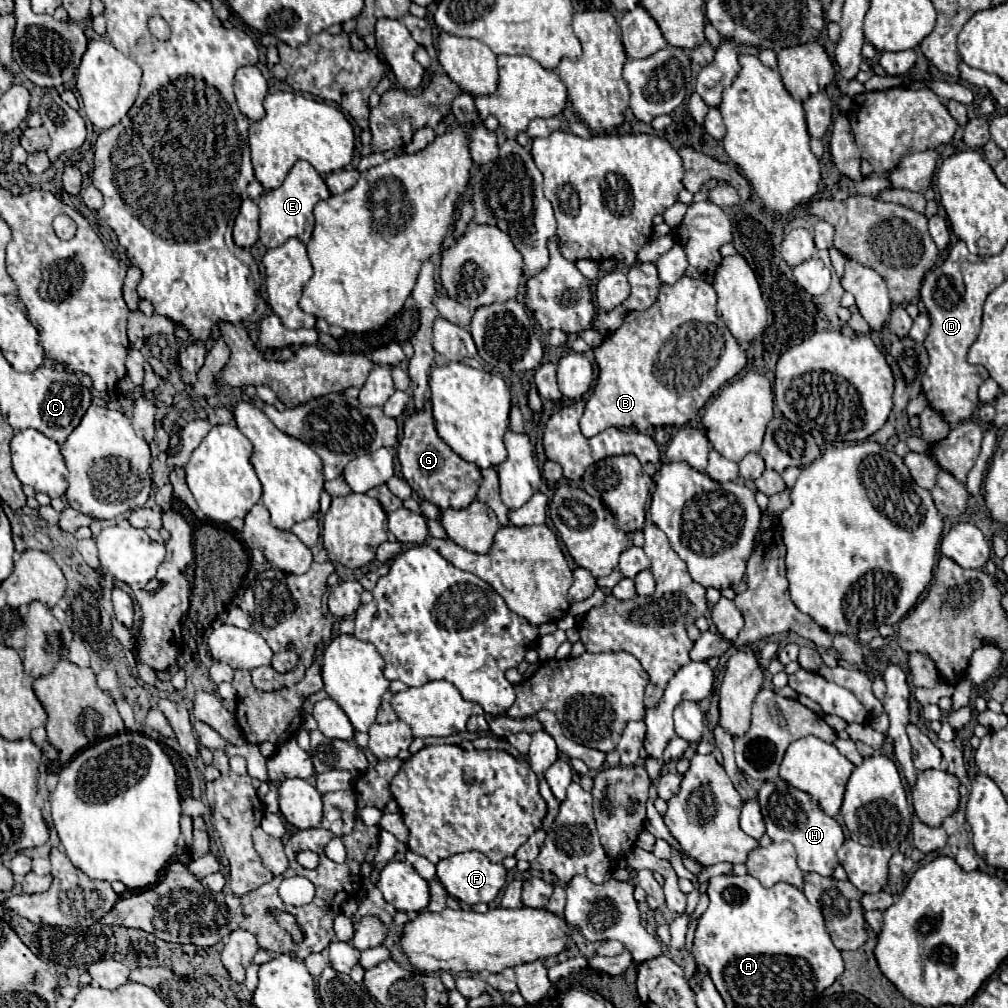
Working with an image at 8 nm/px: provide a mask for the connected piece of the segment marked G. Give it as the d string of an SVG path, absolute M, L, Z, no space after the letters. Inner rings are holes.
M429 403L405 421L405 433L397 447L397 457L401 461L403 477L407 479L411 489L421 499L431 501L439 509L463 509L475 499L475 493L481 485L481 471L477 465L457 457L457 453L437 435Z

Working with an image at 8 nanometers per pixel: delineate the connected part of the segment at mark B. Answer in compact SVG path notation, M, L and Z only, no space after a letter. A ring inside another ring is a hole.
M683 275L675 285L661 285L657 301L647 311L627 313L621 327L593 349L599 375L581 417L581 433L585 437L593 437L609 427L645 433L649 427L681 427L689 423L699 409L747 365L745 351L741 351L735 337L727 331L727 327L723 327L723 321L715 313L715 303L717 295L713 285Z

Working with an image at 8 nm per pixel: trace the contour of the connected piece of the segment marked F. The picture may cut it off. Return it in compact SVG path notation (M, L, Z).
M477 851L457 853L437 863L437 879L443 883L449 895L453 895L455 899L467 905L491 903L501 891L501 887L505 885L505 877L507 877L507 871L501 863L491 863L483 853L477 853Z

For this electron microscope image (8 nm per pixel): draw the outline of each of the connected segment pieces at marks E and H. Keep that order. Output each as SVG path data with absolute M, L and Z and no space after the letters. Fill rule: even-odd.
M297 161L291 167L289 175L285 177L283 185L263 193L261 199L259 199L259 209L261 209L259 239L261 239L261 243L265 247L279 247L291 237L297 237L303 243L307 243L309 237L311 237L313 225L315 225L313 207L315 207L317 201L327 199L327 197L331 197L331 191L325 185L323 177L315 171L315 167L311 163L307 163L307 161Z
M783 779L765 781L765 785L759 789L759 805L765 817L767 835L773 841L791 841L797 851L797 863L805 873L819 873L831 877L835 867L839 865L837 851L843 845L843 829L841 825L823 813L823 809L811 801L811 797L791 785L787 785Z

